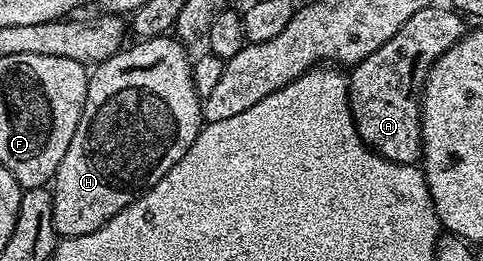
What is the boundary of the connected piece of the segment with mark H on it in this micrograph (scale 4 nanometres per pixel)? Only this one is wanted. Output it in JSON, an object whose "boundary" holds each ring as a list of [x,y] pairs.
{"boundary":[[[174,35],[154,36],[148,40],[135,42],[132,48],[130,46],[124,47],[113,53],[108,60],[101,60],[94,65],[87,82],[85,106],[81,110],[81,118],[77,122],[73,142],[69,142],[69,150],[65,150],[65,158],[61,158],[61,166],[55,172],[53,181],[51,209],[53,210],[53,226],[56,237],[66,238],[93,234],[98,228],[105,226],[105,222],[109,222],[109,218],[113,218],[122,208],[127,207],[132,198],[140,195],[144,190],[152,188],[161,178],[165,178],[165,174],[169,174],[169,170],[173,170],[173,166],[177,166],[177,162],[181,162],[181,158],[187,153],[189,146],[193,146],[193,142],[202,133],[205,121],[201,97],[193,86],[193,74],[191,73],[193,60],[190,55],[187,57],[187,52],[182,47],[186,48]]]}

